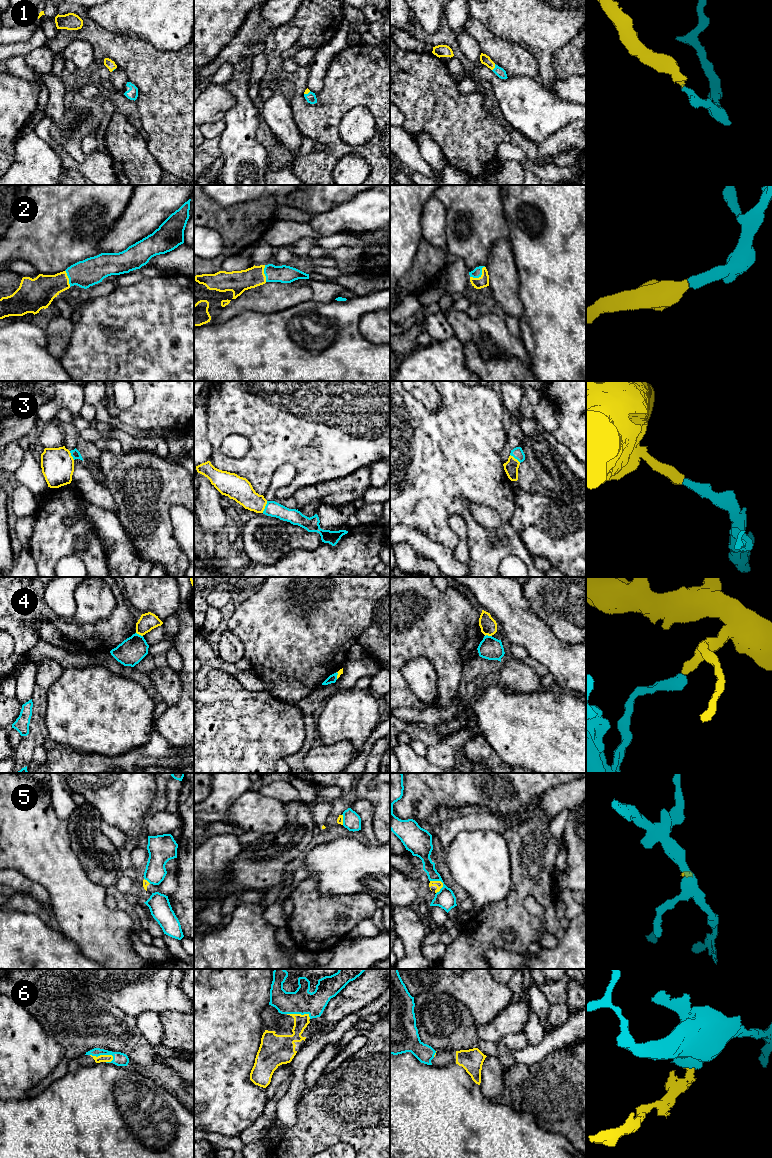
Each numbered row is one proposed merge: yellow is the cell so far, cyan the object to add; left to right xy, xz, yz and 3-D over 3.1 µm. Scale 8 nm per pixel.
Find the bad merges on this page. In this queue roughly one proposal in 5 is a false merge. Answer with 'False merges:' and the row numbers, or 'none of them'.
False merges: 4, 5

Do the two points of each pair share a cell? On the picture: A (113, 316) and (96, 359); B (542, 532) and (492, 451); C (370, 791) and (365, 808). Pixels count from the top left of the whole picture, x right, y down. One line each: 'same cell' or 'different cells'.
A: same cell
B: different cells
C: different cells

